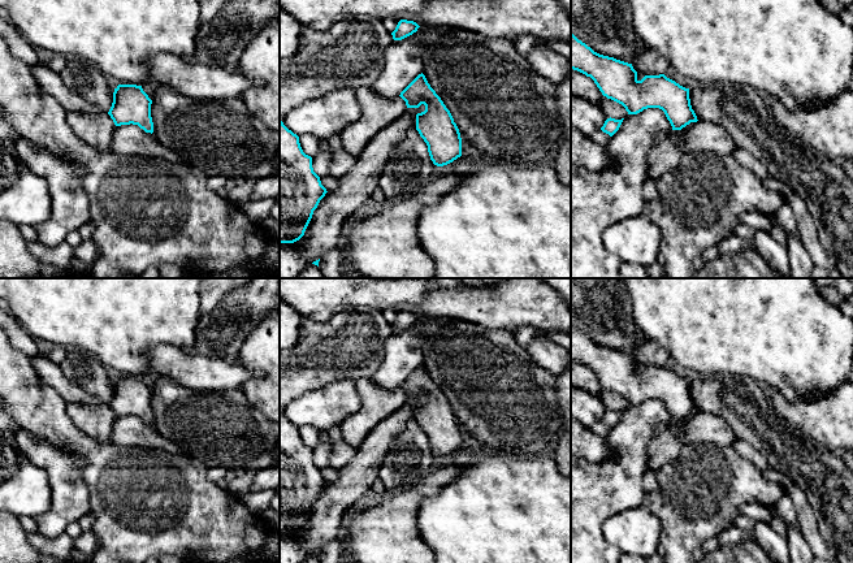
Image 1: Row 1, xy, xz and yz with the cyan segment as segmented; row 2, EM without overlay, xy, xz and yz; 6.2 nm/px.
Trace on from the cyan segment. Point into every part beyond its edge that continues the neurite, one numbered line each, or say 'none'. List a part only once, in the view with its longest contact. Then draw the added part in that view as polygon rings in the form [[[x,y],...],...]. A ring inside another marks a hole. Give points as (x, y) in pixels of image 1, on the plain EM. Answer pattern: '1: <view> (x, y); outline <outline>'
none

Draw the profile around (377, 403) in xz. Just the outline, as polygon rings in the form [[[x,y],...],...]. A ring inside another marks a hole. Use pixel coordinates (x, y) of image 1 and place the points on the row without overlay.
[[[360,378],[355,385],[361,399],[361,407],[345,419],[341,425],[343,442],[352,449],[358,449],[372,429],[407,400],[406,393],[399,386],[382,389],[373,384],[371,378]]]

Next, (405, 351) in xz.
[[[415,326],[394,332],[386,345],[385,358],[371,381],[382,389],[395,389],[424,360],[425,334]]]

